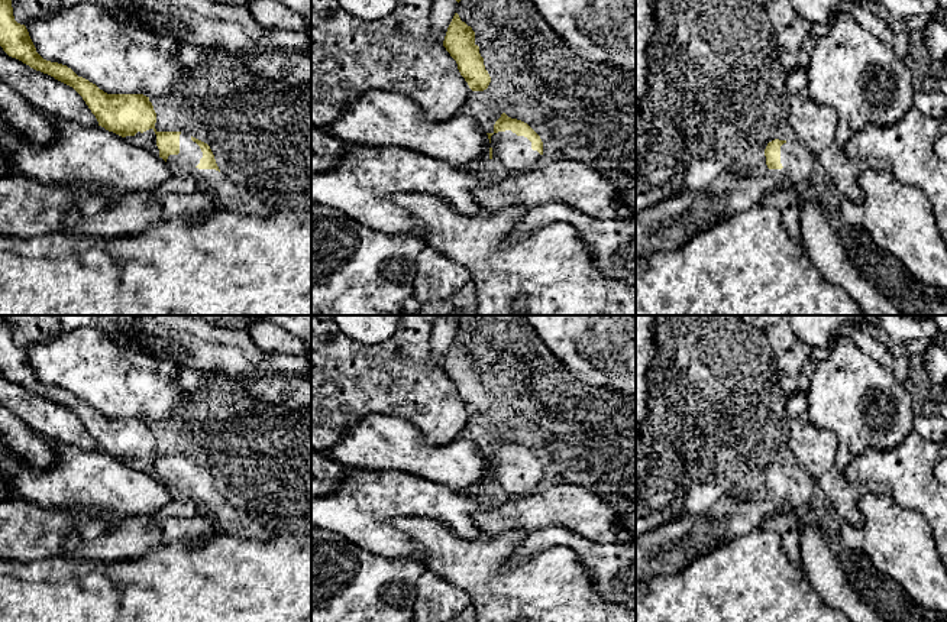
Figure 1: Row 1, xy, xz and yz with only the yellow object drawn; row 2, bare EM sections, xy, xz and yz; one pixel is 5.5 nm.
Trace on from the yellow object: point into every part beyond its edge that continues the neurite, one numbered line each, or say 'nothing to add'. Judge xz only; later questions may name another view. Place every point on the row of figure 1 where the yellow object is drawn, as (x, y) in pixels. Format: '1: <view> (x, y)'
1: xz (513, 154)

